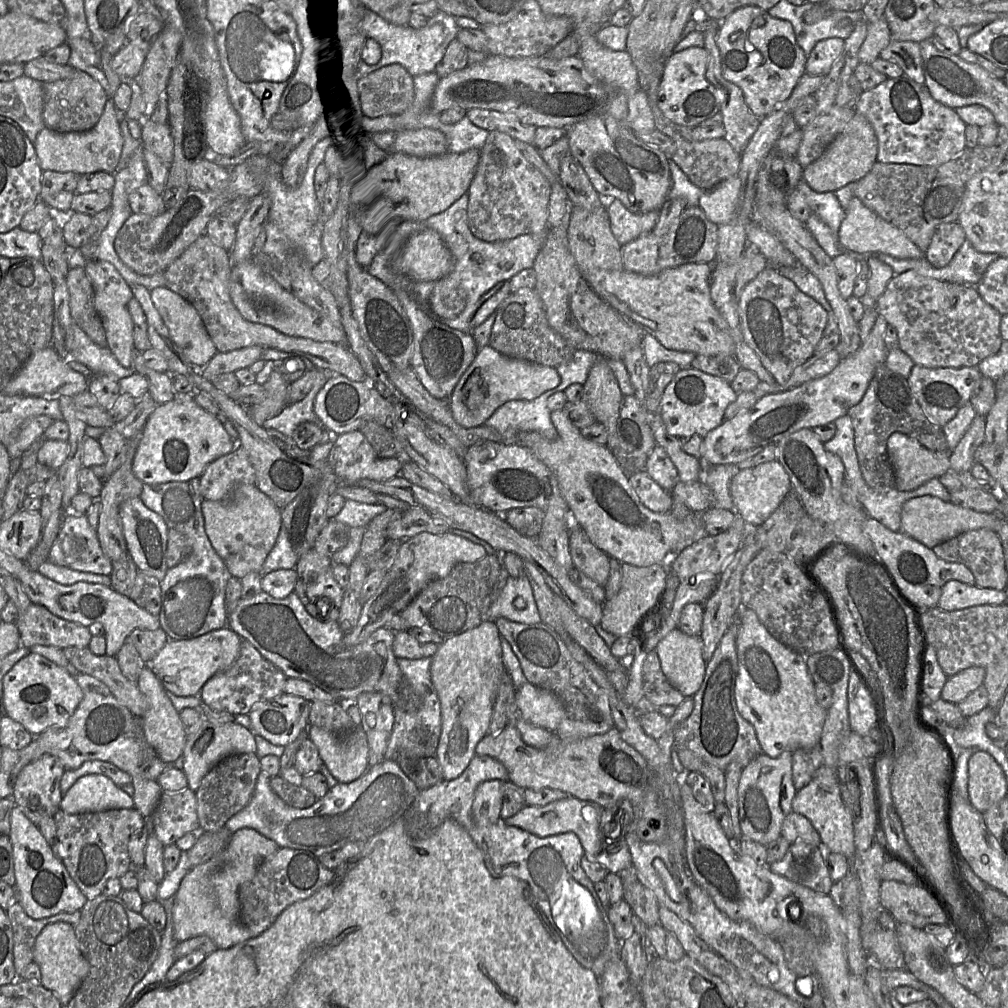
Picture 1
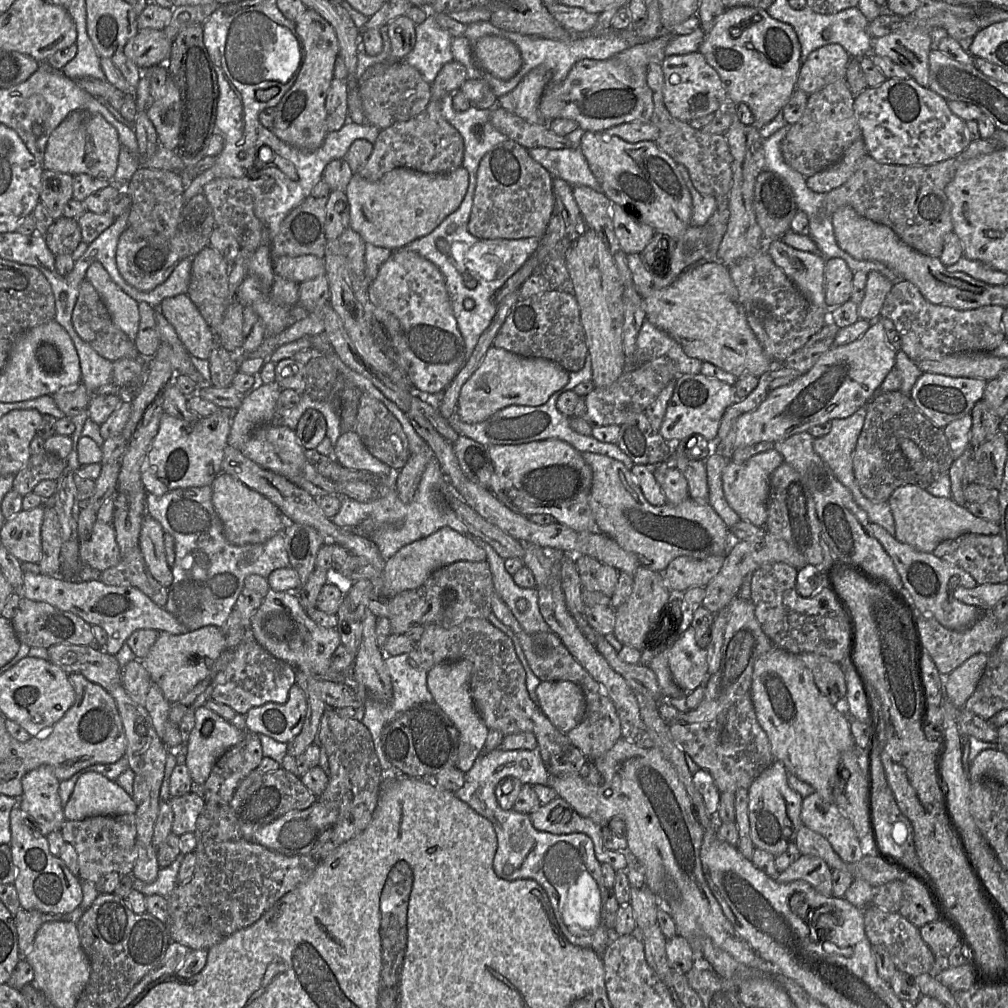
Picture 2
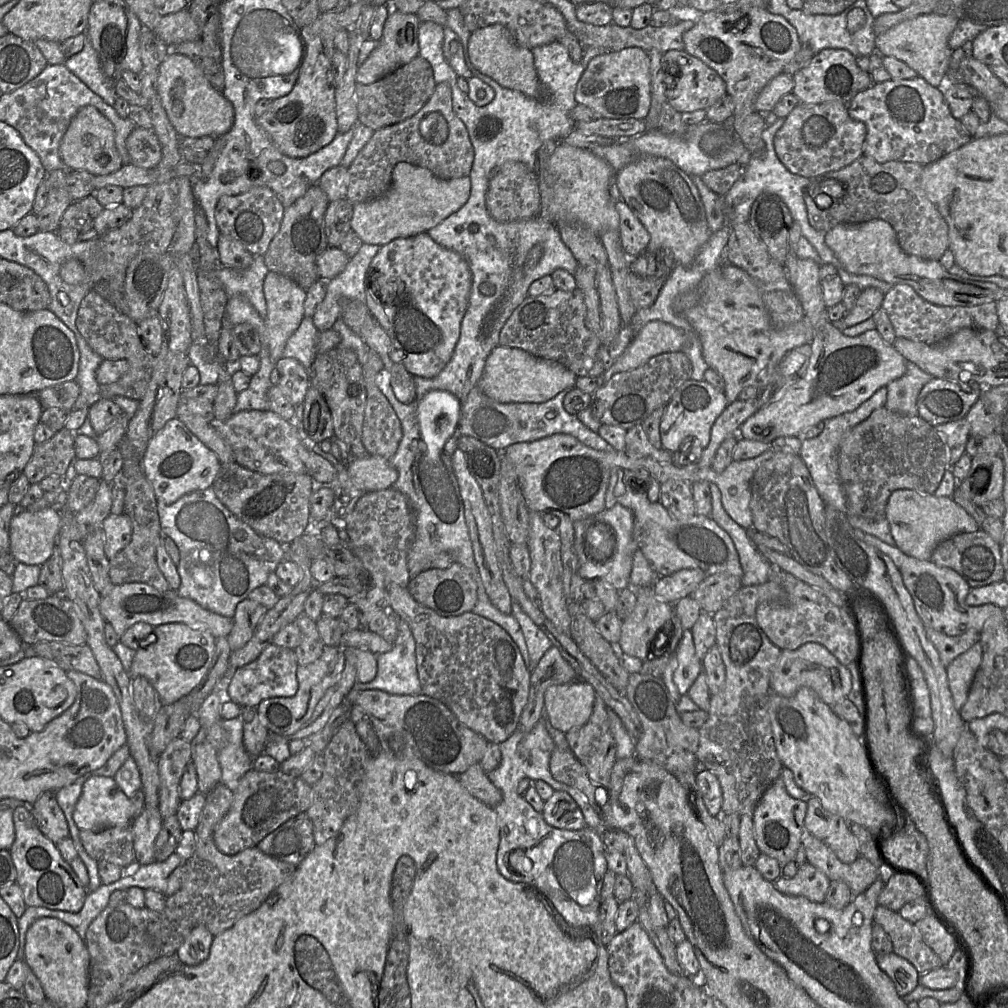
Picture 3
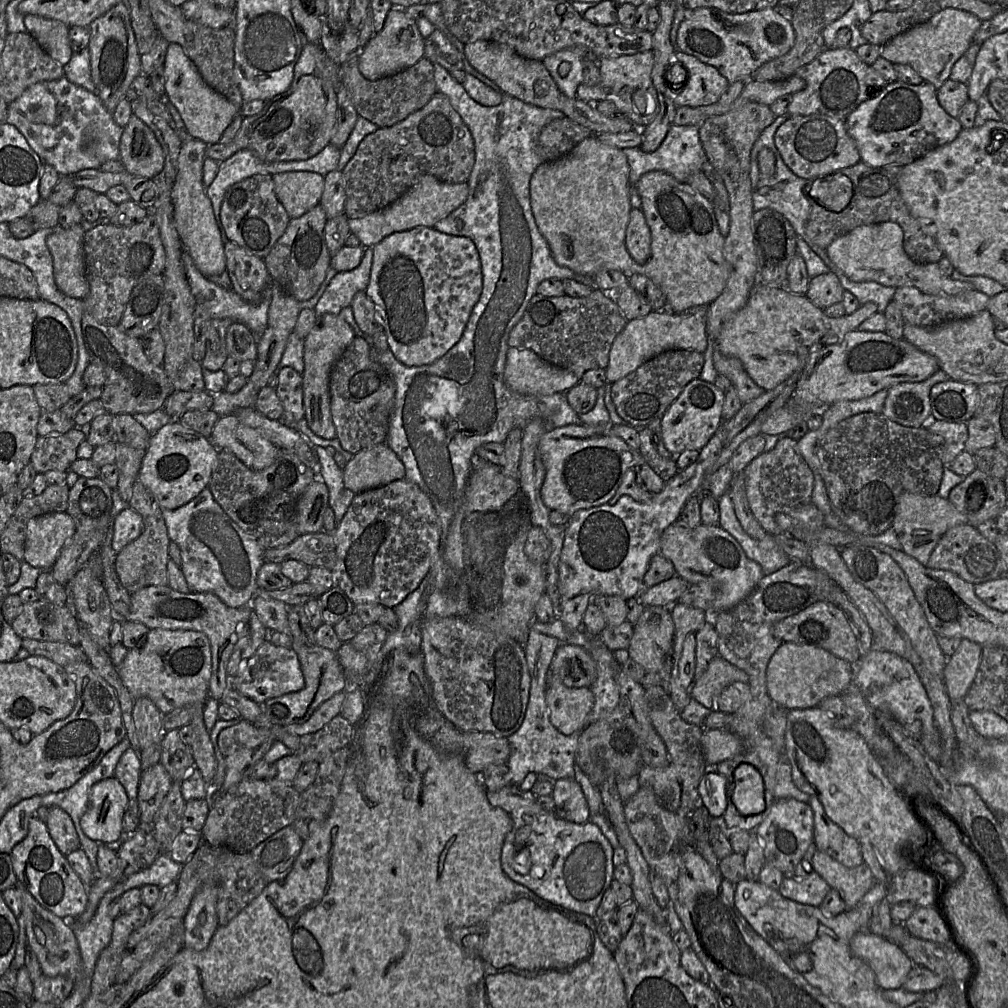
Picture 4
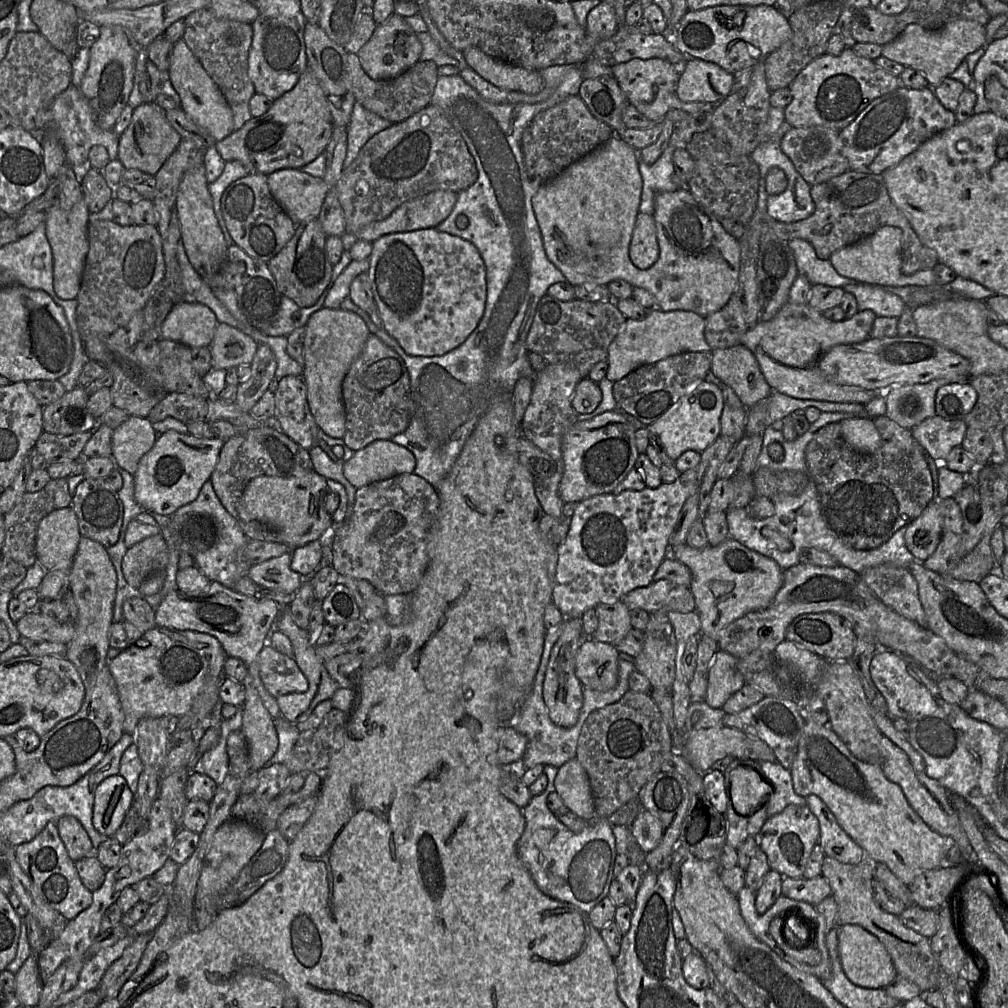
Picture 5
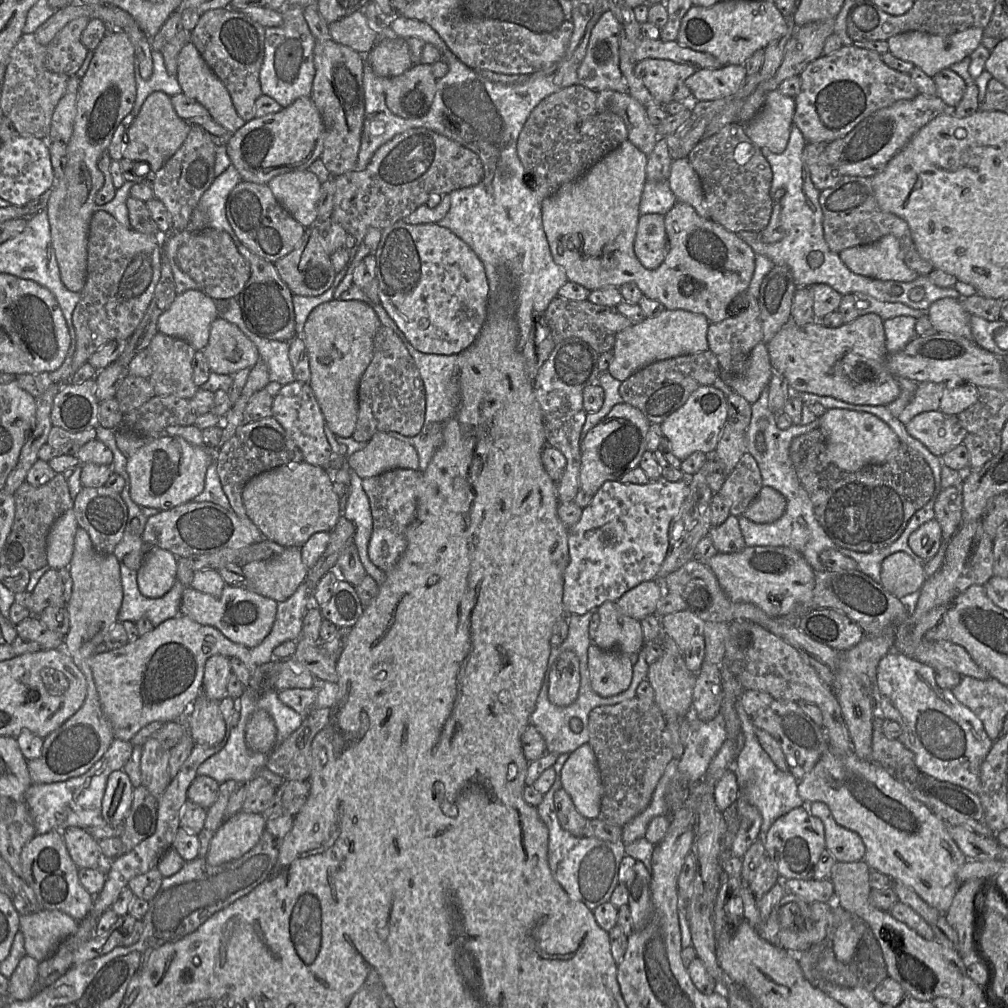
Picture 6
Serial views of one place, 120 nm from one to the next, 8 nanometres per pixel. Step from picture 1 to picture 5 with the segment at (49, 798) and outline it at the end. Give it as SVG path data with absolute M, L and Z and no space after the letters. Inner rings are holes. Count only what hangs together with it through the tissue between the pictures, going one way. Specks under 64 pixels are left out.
M63 816L56 821L56 826L59 837L74 862L95 852L87 832L75 817Z

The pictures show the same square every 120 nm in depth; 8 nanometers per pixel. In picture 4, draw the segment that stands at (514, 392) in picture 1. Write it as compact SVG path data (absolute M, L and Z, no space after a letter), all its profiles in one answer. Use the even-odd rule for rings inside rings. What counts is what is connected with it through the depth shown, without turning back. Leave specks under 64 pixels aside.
M509 347L504 380L514 392L522 395L566 393L579 383L571 371L552 365L526 348Z

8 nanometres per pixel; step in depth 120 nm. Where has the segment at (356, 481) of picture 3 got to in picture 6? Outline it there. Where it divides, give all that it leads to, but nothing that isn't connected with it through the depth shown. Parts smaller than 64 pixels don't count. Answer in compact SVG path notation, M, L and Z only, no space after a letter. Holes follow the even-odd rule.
M378 432L362 450L347 457L347 464L364 479L395 468L418 470L419 458L412 445Z

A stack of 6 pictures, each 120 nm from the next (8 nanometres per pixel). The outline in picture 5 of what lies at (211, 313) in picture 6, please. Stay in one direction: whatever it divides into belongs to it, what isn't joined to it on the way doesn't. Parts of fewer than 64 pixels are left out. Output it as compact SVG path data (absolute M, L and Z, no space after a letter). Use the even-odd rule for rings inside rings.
M199 303L174 304L161 327L161 339L176 341L191 348L209 347L217 327L216 315Z

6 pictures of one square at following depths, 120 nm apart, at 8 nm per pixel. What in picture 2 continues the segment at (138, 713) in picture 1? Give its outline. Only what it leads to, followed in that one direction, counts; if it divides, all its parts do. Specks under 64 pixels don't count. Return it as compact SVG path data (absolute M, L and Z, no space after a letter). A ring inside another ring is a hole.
M56 644L47 648L49 660L67 674L78 673L110 692L122 684L122 668L115 655L92 645Z

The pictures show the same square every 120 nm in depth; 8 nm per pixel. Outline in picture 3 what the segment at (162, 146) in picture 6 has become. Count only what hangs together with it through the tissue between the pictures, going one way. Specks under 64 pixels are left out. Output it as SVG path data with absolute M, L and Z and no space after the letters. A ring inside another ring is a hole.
M136 127L126 139L131 164L154 169L162 158L162 147L153 130Z

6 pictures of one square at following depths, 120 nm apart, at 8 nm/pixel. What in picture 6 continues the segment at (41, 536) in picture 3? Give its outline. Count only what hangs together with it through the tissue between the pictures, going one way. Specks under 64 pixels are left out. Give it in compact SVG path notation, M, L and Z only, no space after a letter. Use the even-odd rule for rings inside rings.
M73 509L67 510L52 525L46 540L47 565L55 570L68 567L78 528Z

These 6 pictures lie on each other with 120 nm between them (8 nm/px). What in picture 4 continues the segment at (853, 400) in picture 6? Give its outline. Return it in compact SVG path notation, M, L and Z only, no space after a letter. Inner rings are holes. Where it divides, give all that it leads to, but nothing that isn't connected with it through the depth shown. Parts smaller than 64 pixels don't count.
M756 284L751 290L746 305L739 310L724 325L719 337L715 341L715 348L722 354L738 358L750 378L765 391L775 389L787 380L793 373L802 372L810 353L819 346L820 340L826 335L835 334L842 338L846 333L857 330L857 327L866 319L878 312L877 305L867 302L851 315L840 318L826 316L823 309L814 305L806 295L795 295L787 288L775 288Z

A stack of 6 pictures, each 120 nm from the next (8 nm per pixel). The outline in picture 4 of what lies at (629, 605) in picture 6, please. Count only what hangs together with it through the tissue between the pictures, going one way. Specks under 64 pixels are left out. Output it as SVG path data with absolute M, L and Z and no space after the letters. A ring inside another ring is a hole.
M675 575L654 586L643 588L637 598L644 606L670 607L689 586L685 579Z

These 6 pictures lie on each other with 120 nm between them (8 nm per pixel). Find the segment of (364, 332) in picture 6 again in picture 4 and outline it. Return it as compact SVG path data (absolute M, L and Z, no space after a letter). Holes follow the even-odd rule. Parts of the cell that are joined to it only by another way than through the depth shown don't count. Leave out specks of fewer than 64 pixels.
M324 314L317 320L304 340L303 403L305 420L309 428L324 439L336 437L336 429L331 416L329 392L330 372L334 363L356 337L355 330L340 316Z

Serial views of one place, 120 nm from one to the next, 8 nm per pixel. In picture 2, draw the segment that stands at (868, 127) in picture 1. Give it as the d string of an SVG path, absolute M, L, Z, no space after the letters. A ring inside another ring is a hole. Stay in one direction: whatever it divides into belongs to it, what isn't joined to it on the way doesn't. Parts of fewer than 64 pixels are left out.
M861 137L851 144L838 162L807 177L808 188L816 193L827 193L840 187L855 173L866 155L866 146Z

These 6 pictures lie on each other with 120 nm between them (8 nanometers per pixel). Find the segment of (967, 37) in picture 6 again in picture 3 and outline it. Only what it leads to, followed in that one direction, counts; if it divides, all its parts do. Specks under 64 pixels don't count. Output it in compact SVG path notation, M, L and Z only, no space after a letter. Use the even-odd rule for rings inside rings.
M929 13L903 21L886 32L876 35L875 52L882 57L894 57L913 69L918 77L923 78L933 87L942 89L948 82L952 50L948 40L959 23L959 19L951 15Z

